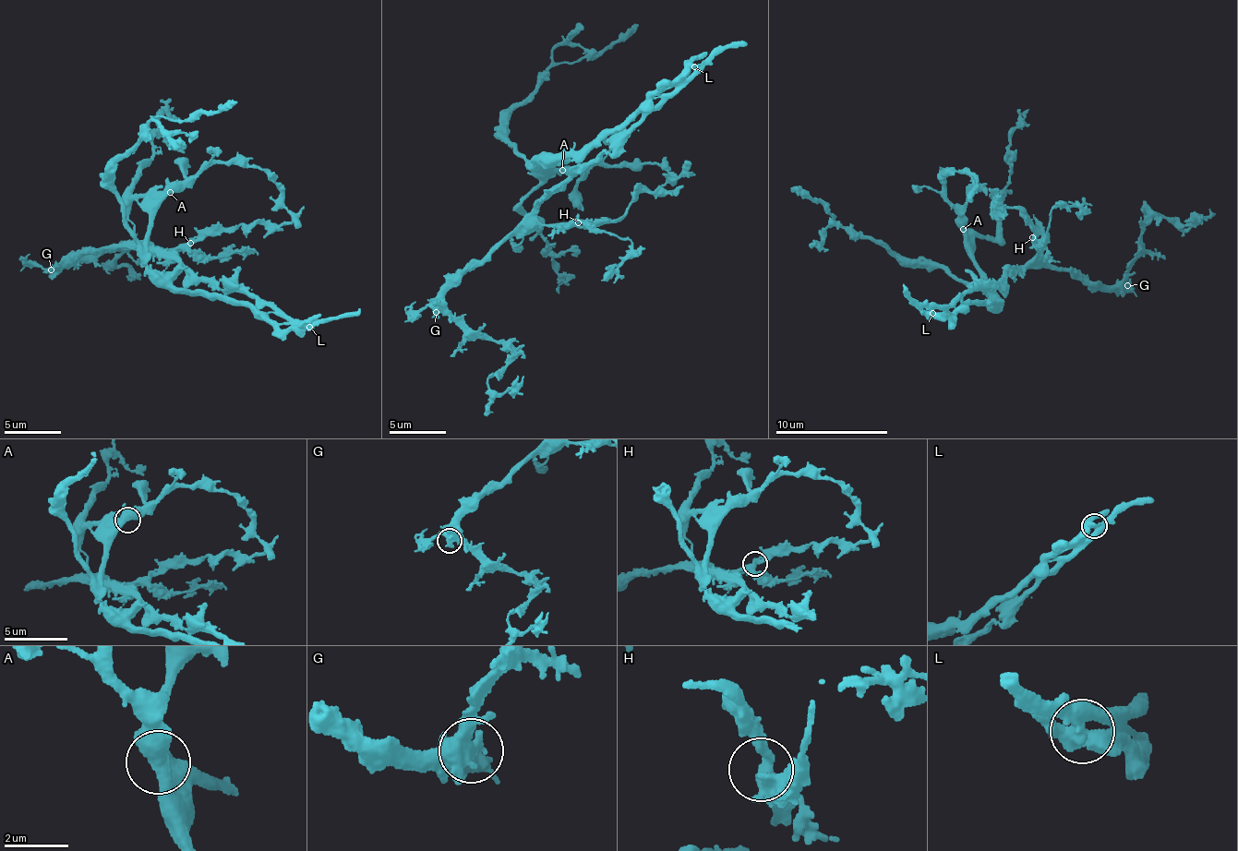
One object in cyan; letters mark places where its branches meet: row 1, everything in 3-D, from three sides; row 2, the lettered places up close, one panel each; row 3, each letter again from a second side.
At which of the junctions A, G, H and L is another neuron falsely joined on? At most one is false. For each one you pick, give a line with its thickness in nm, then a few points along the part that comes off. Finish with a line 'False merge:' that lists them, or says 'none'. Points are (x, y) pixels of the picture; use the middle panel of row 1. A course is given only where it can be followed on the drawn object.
L: calibre 480 nm; course (694, 66), (625, 137), (548, 187), (447, 292), (452, 314), (508, 356), (491, 388), (505, 393), (524, 377)
False merge: L

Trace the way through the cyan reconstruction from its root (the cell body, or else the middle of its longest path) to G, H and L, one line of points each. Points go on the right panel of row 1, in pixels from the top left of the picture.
G: (973, 290), (989, 292), (1008, 274), (1041, 265), (1056, 271), (1065, 270), (1103, 286), (1127, 285)
H: (973, 290), (991, 291), (1005, 277), (1023, 269), (1037, 256), (1032, 237)
L: (973, 290), (961, 294), (954, 305), (933, 313)

